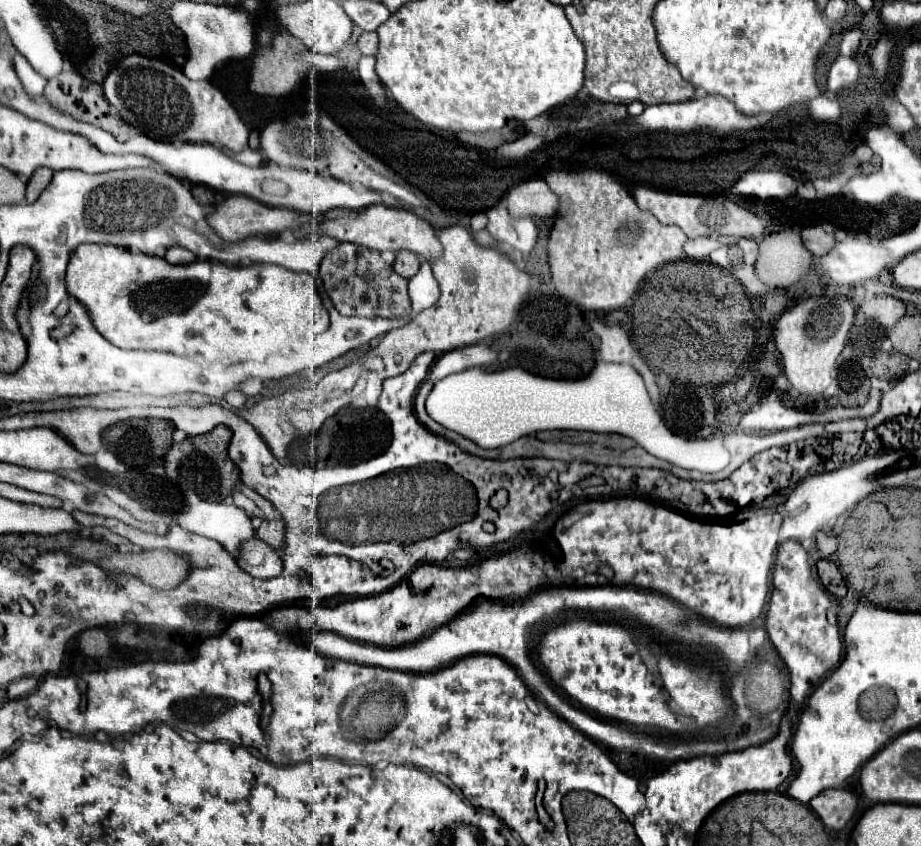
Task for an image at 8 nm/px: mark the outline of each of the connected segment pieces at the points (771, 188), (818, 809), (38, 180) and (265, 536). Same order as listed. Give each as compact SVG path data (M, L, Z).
M752 170L743 174L733 189L736 194L768 198L788 198L796 192L798 182L780 170Z
M830 788L812 798L810 806L828 828L842 830L856 810L856 796L846 790Z
M38 168L28 182L26 202L34 202L42 194L42 190L50 184L50 180L52 180L52 170L50 168Z
M262 520L260 528L256 530L256 538L266 542L272 548L282 548L284 544L284 522L282 520Z

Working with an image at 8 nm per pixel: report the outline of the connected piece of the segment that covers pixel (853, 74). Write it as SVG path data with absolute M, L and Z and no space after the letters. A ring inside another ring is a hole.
M838 56L836 62L830 68L828 74L828 90L832 92L840 92L848 86L858 84L862 78L858 62L854 58L846 58L846 56Z

